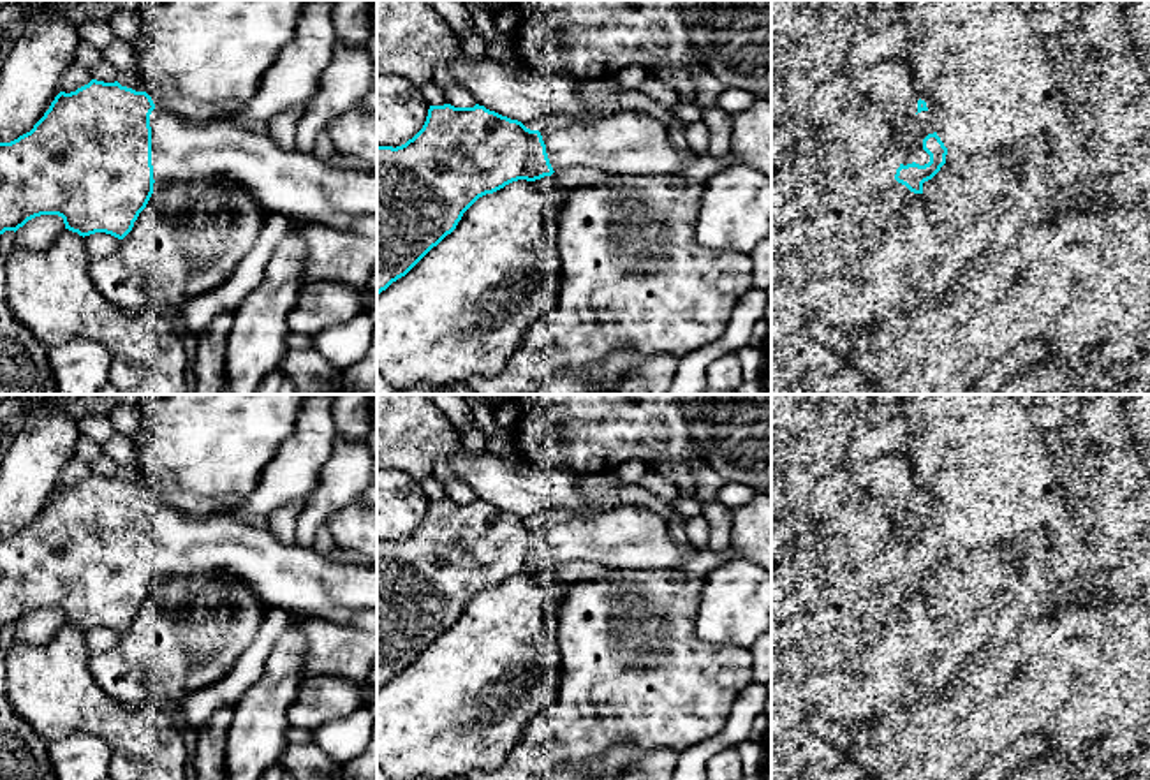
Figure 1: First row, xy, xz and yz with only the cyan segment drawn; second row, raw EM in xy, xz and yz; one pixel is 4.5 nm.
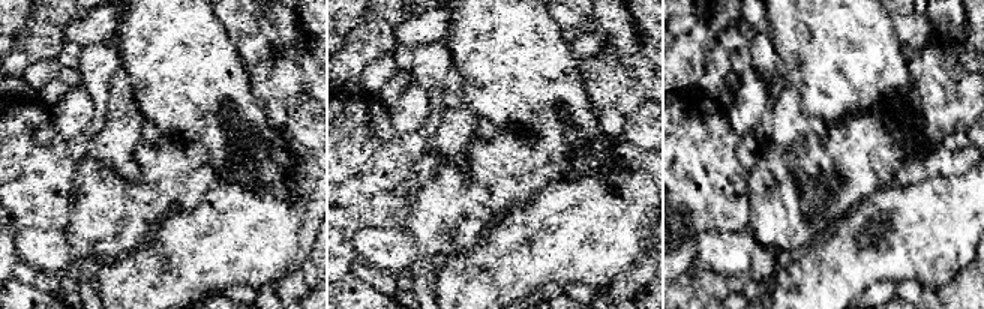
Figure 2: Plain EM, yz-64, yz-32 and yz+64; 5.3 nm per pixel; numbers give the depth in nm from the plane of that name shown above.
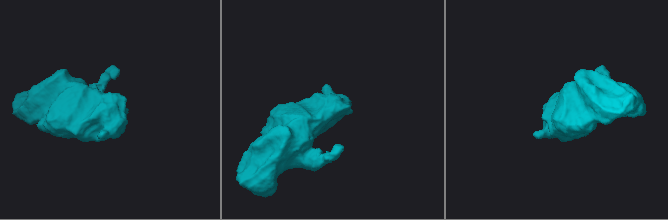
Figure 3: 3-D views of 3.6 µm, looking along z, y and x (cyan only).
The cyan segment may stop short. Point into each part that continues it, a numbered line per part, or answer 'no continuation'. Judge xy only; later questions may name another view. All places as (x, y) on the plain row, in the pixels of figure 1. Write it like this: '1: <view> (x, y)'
1: xy (302, 581)

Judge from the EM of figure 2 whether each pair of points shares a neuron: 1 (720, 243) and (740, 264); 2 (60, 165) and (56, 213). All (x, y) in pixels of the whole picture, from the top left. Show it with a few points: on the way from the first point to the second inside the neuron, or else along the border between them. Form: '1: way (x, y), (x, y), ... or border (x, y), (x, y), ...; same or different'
1: way (723, 248), (735, 260); same
2: way (51, 177), (51, 201); same

